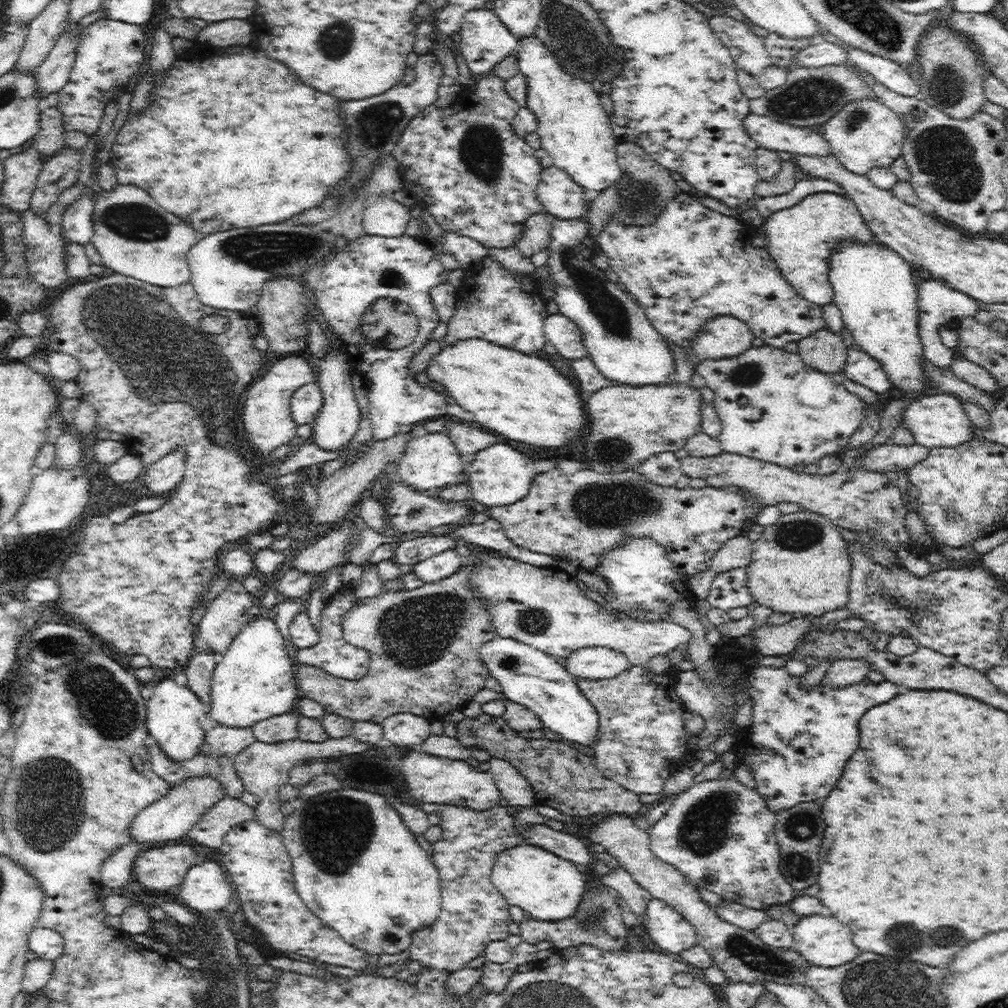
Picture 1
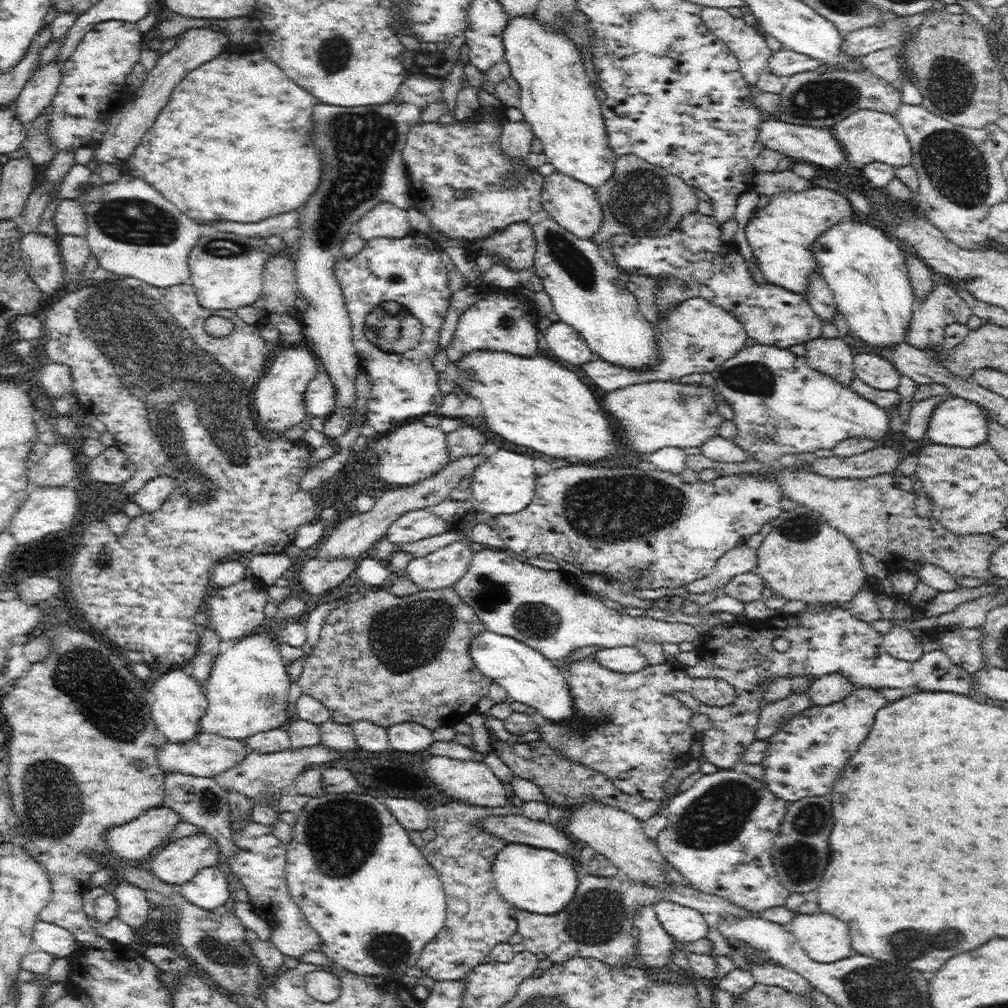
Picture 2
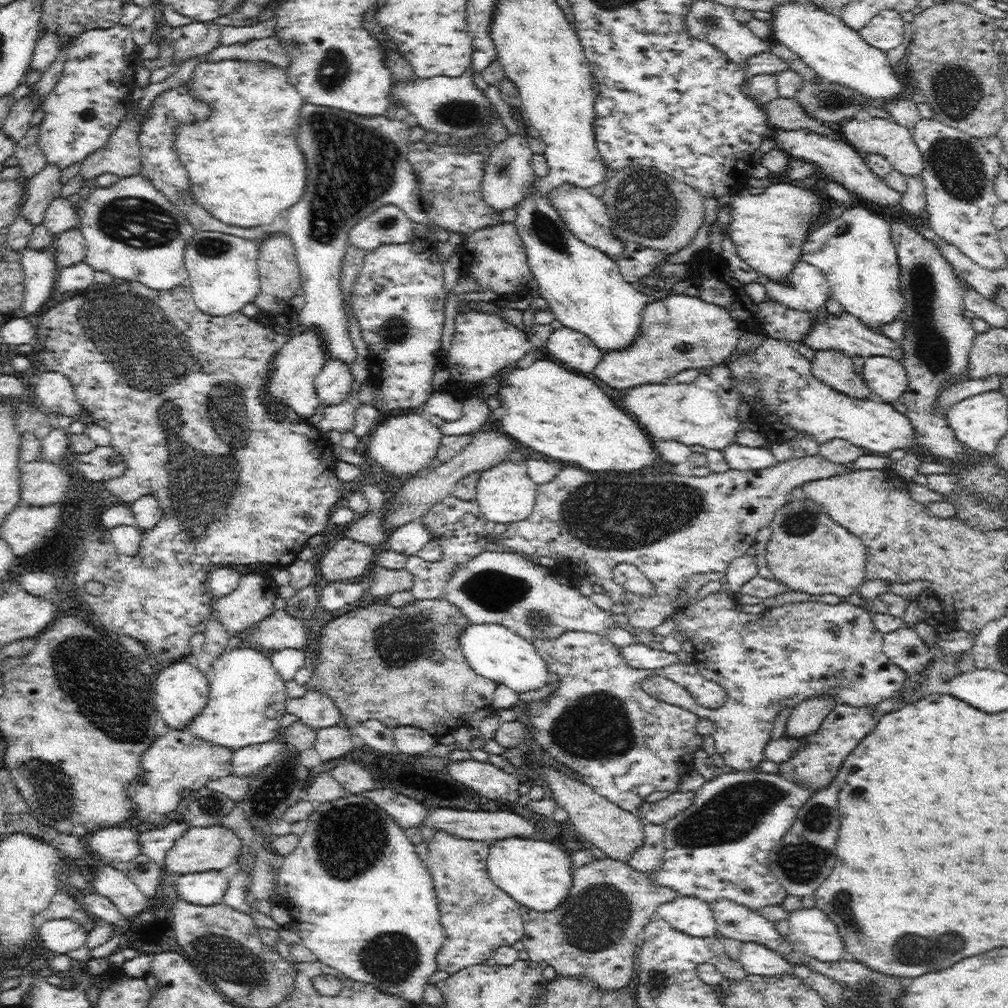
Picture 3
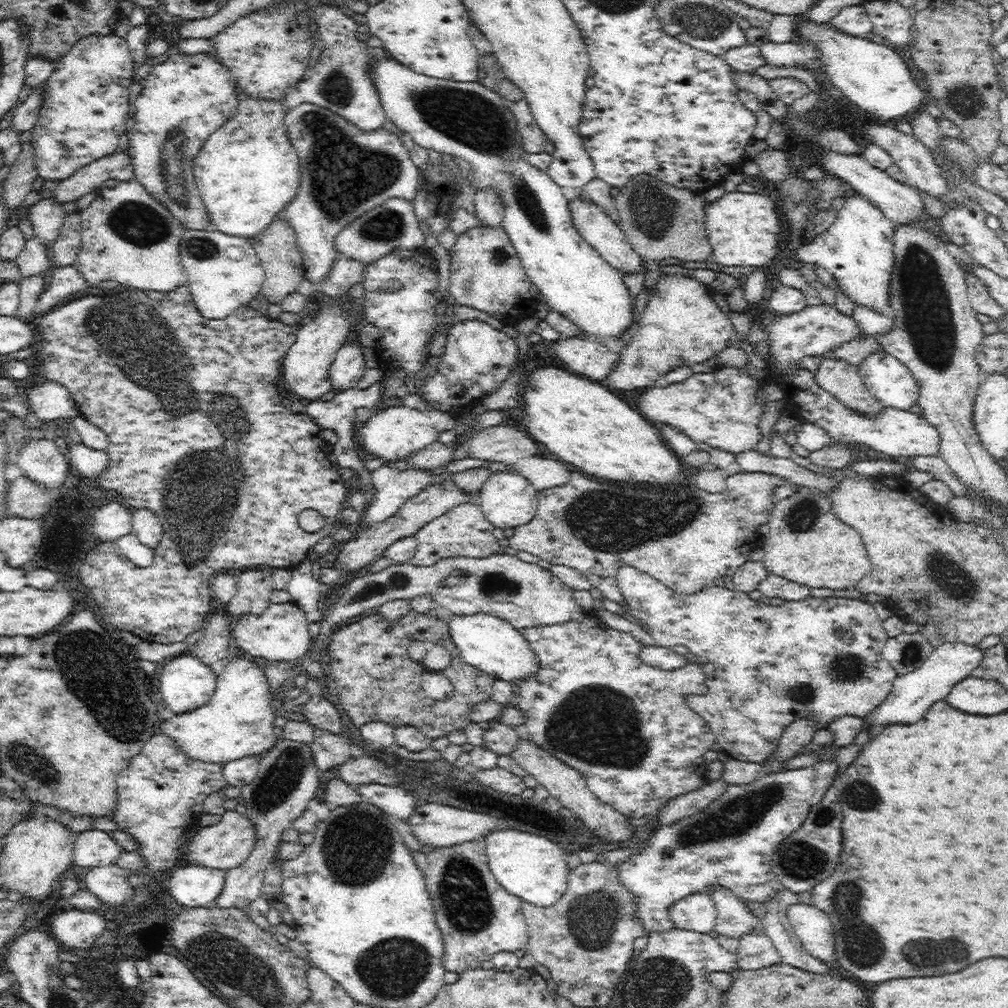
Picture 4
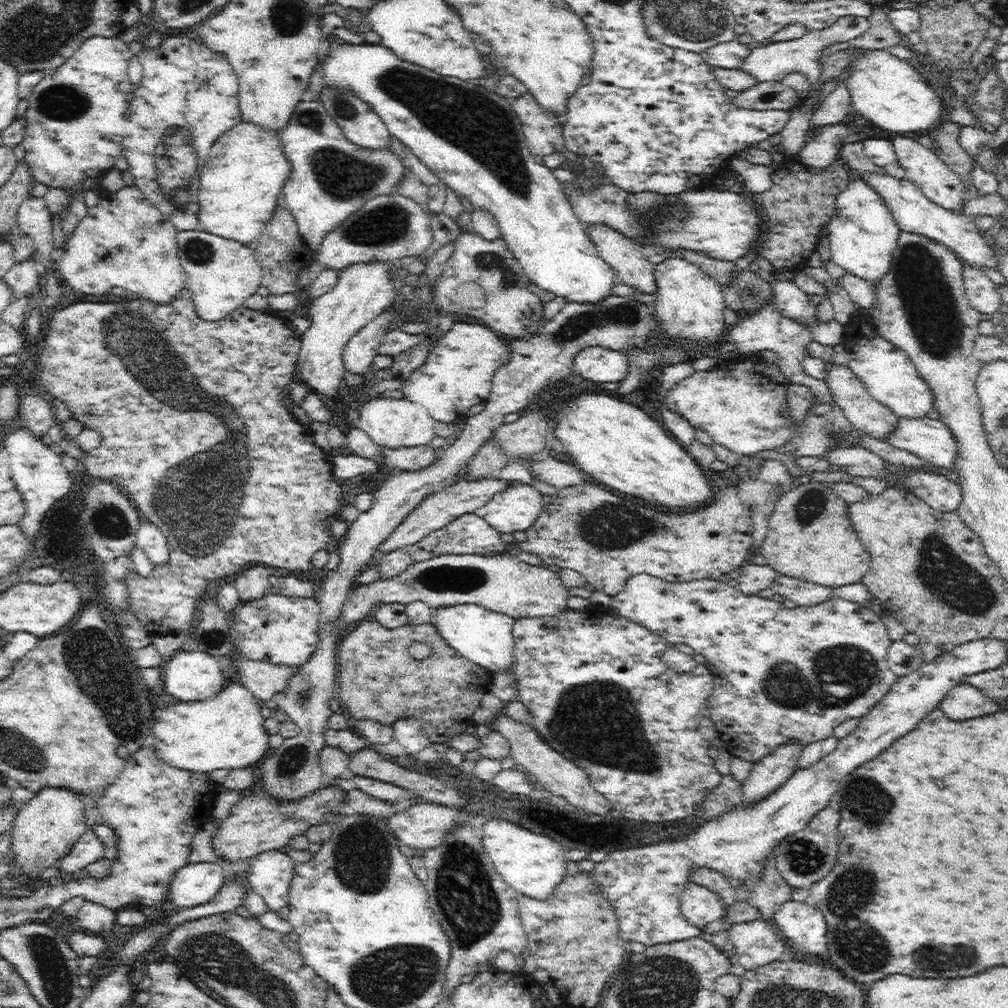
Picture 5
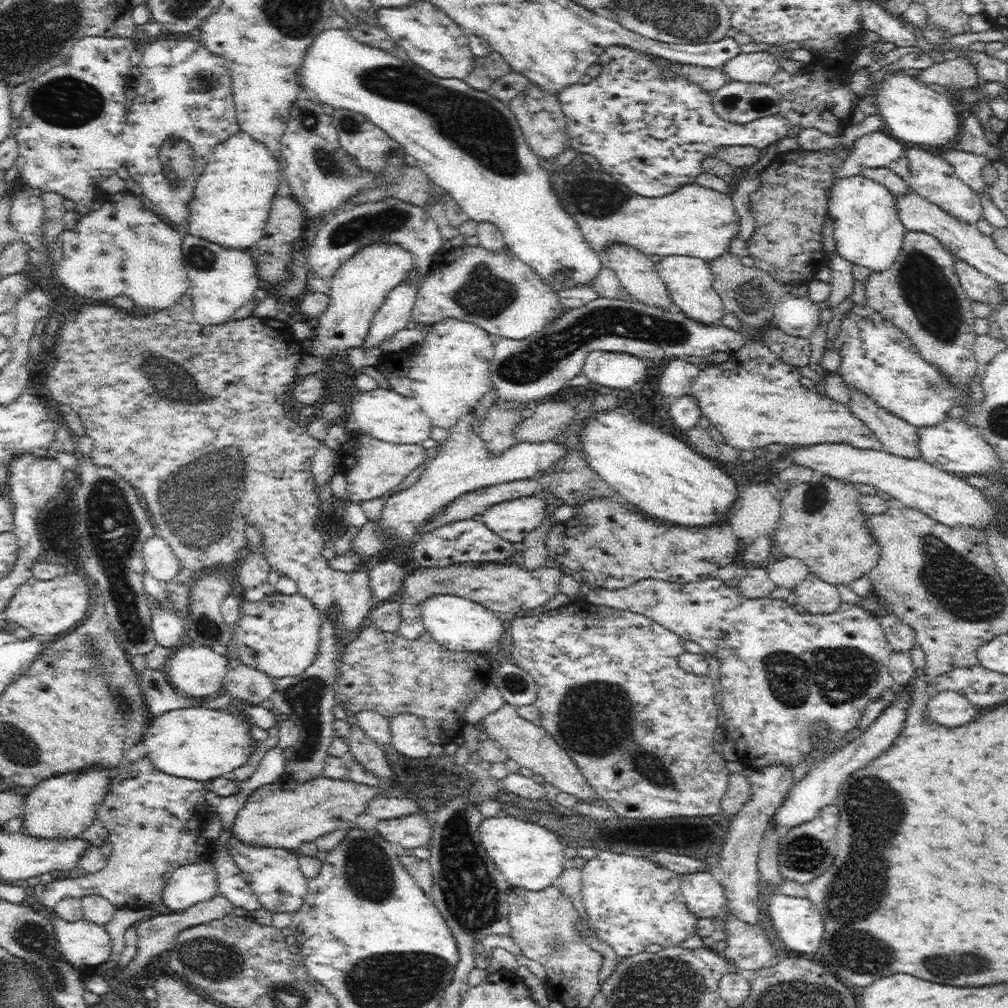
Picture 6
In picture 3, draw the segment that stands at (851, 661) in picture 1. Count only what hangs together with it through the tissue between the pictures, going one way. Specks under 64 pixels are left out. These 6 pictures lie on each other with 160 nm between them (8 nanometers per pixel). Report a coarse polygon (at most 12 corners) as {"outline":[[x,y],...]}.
{"outline":[[822,694],[802,700],[787,721],[785,736],[816,734],[836,704]]}

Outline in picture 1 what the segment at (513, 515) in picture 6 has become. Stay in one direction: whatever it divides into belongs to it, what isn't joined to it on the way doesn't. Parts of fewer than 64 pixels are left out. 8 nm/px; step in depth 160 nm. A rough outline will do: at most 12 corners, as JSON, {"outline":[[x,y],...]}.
{"outline":[[508,444],[480,450],[467,472],[486,508],[523,500],[537,476]]}

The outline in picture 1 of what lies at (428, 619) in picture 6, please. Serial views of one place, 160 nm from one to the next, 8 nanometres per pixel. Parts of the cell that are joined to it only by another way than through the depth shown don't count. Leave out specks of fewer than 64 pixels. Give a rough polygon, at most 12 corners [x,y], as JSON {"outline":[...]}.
{"outline":[[498,635],[479,653],[508,700],[567,742],[598,712],[555,657]]}

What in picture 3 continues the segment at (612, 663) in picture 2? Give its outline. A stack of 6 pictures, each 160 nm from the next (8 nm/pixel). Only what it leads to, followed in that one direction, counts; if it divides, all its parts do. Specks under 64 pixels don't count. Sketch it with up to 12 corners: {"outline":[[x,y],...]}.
{"outline":[[632,643],[620,653],[628,665],[654,670],[680,662],[676,653]]}

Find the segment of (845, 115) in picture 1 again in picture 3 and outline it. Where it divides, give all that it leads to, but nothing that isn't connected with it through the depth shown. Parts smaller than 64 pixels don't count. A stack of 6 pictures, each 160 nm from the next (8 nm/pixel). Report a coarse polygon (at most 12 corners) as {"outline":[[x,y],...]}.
{"outline":[[856,116],[842,138],[860,154],[881,154],[907,176],[924,159],[908,127]]}

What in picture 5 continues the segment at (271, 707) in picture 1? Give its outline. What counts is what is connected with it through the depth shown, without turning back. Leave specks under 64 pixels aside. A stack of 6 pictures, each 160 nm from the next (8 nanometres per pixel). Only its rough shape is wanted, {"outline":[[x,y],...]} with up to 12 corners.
{"outline":[[239,682],[169,705],[158,758],[206,773],[269,749],[261,706]]}

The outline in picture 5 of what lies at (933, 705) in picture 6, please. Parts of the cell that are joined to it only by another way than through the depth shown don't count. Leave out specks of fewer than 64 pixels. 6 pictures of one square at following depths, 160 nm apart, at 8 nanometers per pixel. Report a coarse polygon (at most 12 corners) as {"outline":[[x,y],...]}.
{"outline":[[960,682],[939,707],[948,719],[992,714],[1000,701]]}

